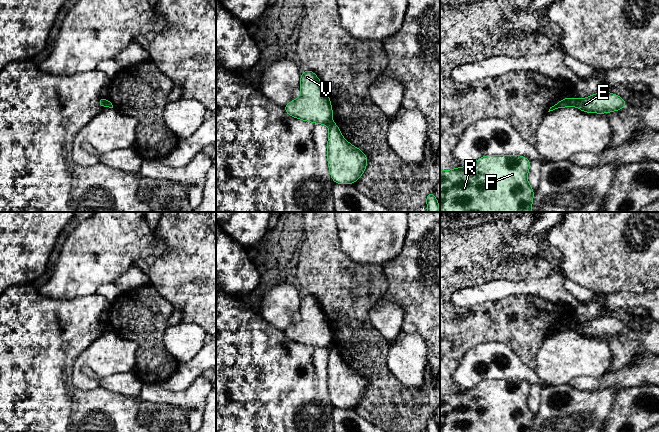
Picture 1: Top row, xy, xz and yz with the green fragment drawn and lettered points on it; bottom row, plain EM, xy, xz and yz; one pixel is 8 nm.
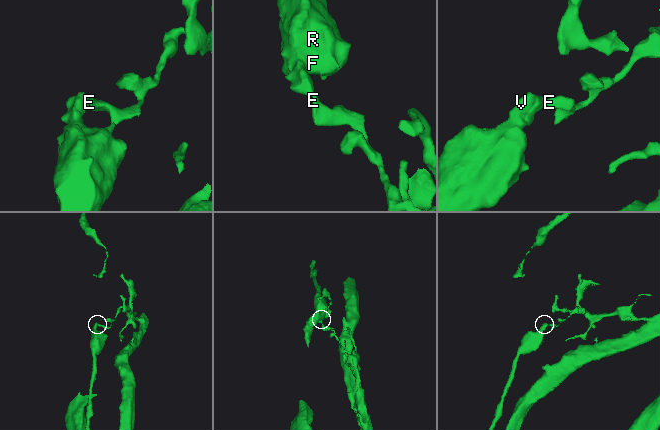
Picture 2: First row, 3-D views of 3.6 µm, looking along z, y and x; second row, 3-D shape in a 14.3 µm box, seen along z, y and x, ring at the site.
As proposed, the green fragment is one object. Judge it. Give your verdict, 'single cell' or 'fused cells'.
fused cells

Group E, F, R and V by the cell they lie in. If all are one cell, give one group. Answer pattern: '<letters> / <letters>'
E / F R V

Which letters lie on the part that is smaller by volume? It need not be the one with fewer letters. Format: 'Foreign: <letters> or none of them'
Foreign: F, R, V

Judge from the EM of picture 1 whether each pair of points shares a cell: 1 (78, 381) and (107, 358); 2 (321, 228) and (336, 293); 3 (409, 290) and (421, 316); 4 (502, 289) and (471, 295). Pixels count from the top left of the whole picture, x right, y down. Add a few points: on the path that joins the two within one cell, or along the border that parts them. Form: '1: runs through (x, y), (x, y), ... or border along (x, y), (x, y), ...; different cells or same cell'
1: runs through (78, 370), (78, 366), (85, 359), (96, 358); same cell
2: runs through (321, 244), (322, 268), (331, 277); same cell
3: runs through (415, 296), (421, 302), (421, 310); same cell
4: runs through (494, 290), (479, 294); same cell

